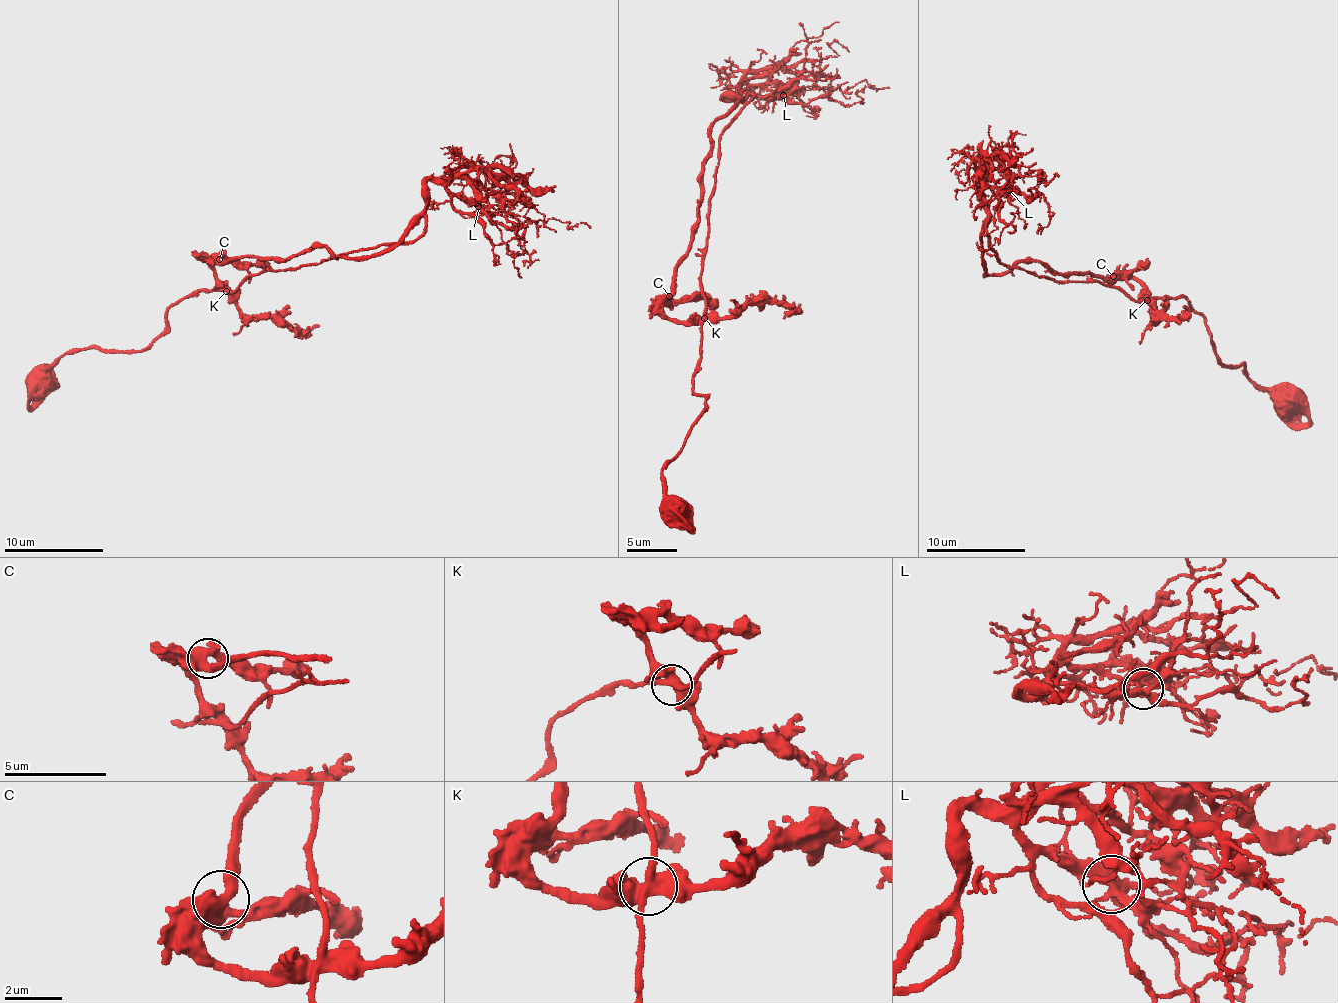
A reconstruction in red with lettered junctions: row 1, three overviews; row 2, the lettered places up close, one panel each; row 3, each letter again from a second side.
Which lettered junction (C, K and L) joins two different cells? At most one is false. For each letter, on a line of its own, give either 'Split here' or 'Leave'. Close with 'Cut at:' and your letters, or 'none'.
C: Leave
K: Leave
L: Leave
Cut at: none

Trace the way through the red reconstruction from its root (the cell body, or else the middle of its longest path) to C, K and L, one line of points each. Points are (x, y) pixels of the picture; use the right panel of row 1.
C: (1073, 281), (1103, 281), (1104, 285), (1121, 288), (1133, 299), (1141, 300), (1143, 295), (1137, 281), (1113, 276)
K: (1073, 281), (1103, 281), (1104, 285), (1121, 288), (1133, 299), (1148, 299)
L: (1073, 281), (1048, 280), (998, 261), (985, 226), (988, 219), (987, 203), (995, 189), (1006, 185), (1008, 191)

